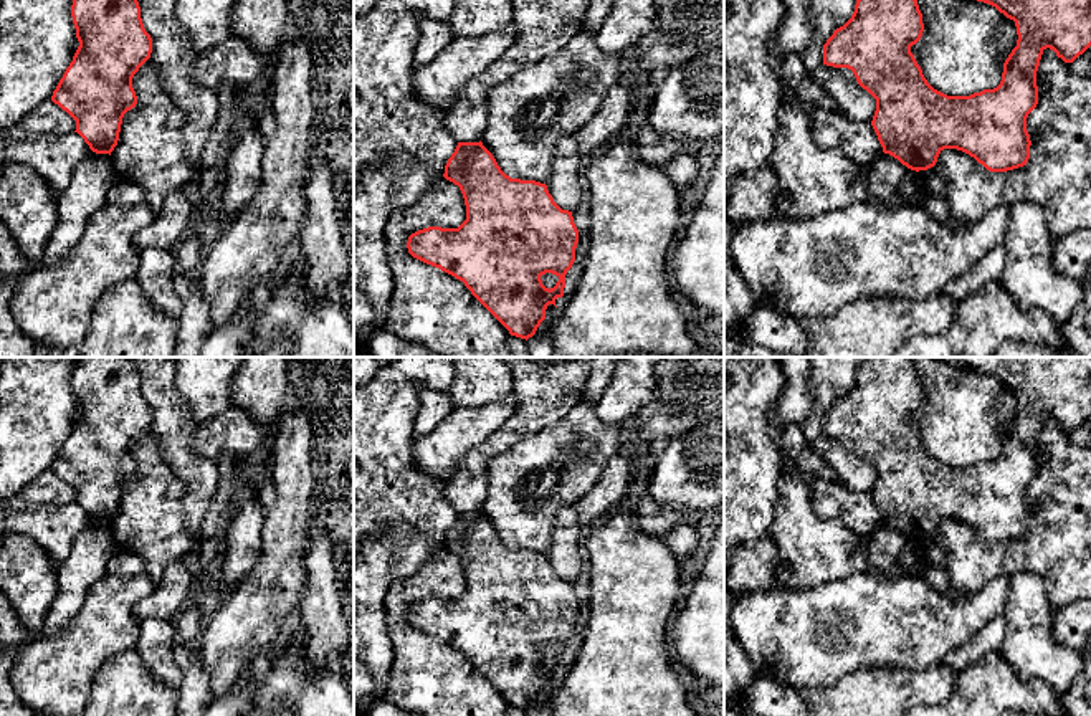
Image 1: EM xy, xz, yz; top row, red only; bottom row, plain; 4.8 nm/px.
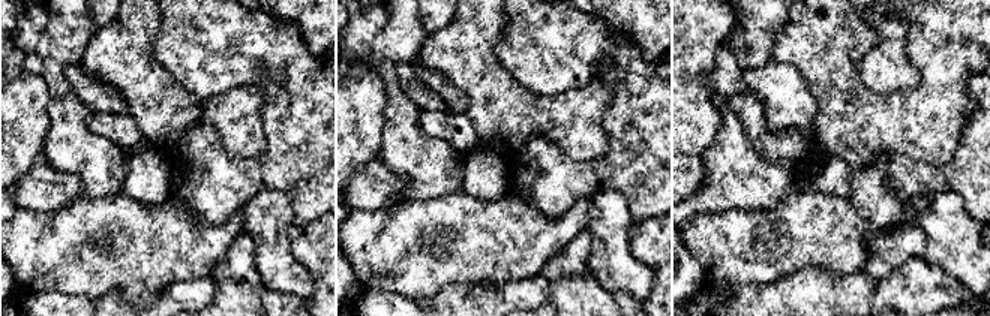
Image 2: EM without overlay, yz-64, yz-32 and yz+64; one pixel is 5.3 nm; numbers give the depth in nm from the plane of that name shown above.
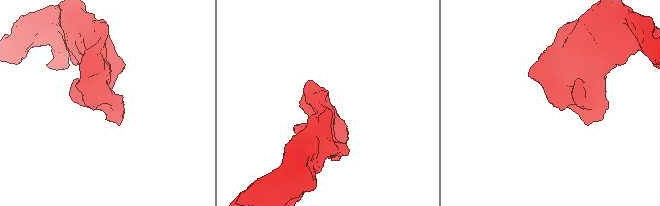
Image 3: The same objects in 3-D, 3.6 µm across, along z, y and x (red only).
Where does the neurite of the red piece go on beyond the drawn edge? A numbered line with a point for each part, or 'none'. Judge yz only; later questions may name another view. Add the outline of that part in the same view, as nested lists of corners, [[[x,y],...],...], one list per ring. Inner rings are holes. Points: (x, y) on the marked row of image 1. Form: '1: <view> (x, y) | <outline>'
none

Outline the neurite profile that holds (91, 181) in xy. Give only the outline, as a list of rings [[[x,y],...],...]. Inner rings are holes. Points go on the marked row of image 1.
[[[93,152],[74,169],[68,192],[58,197],[58,225],[35,268],[51,266],[69,253],[89,217],[107,203],[107,192],[117,180],[109,154]]]

